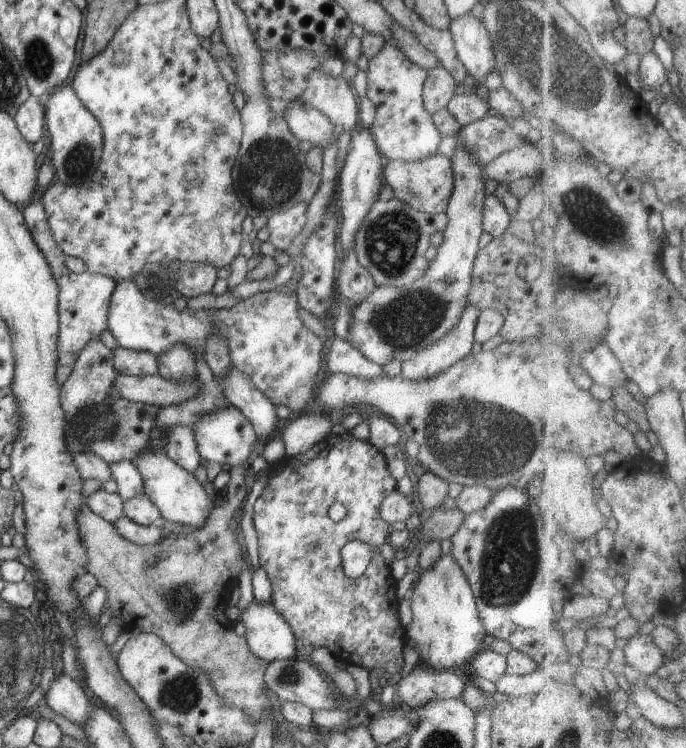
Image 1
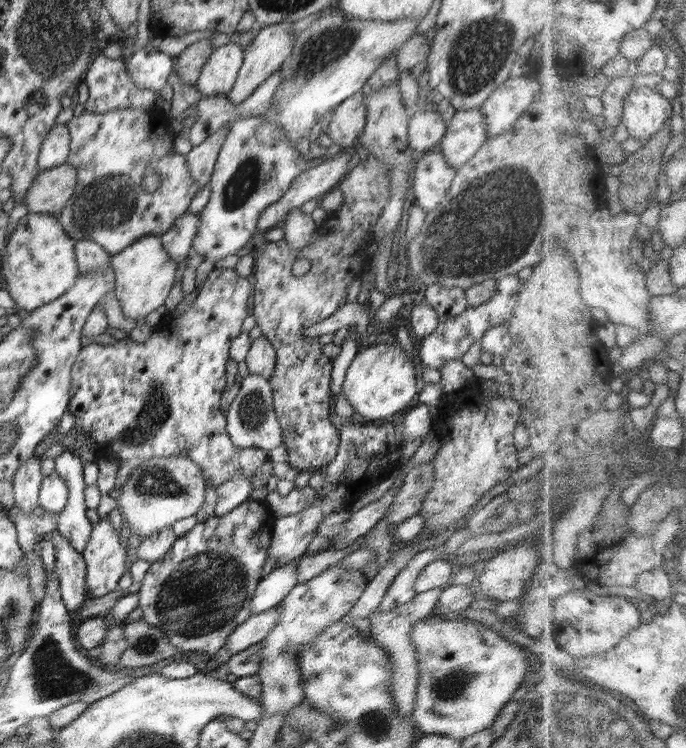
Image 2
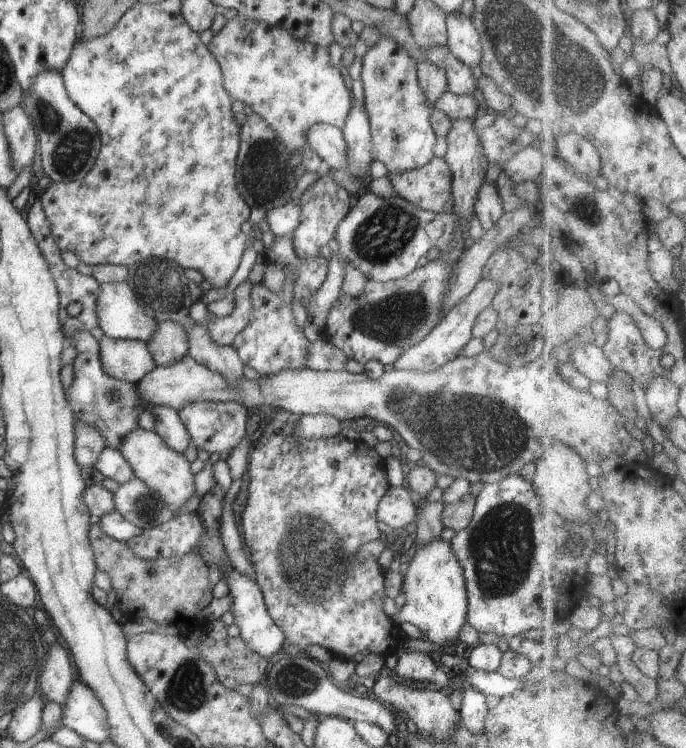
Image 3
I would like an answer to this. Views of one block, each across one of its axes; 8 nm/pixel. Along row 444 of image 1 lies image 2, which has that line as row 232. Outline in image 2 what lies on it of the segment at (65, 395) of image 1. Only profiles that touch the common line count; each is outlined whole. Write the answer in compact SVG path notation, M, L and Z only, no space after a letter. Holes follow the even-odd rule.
M155 105L148 109L118 109L104 114L94 114L92 112L84 111L79 116L73 116L65 125L69 128L71 136L71 149L65 164L73 166L77 170L77 185L75 186L75 192L68 200L65 209L58 217L59 223L64 227L64 230L70 235L73 241L80 239L90 240L90 242L96 242L99 246L102 246L106 253L110 256L114 256L120 253L122 250L126 250L128 246L132 246L132 243L144 236L148 235L163 235L167 230L172 228L174 221L182 216L186 211L189 210L190 203L194 198L194 195L199 191L199 184L192 178L190 174L187 158L185 155L181 155L174 149L174 133L169 129L168 124L168 110L165 105ZM148 169L154 169L160 175L160 184L154 192L146 192L141 186L141 180Z

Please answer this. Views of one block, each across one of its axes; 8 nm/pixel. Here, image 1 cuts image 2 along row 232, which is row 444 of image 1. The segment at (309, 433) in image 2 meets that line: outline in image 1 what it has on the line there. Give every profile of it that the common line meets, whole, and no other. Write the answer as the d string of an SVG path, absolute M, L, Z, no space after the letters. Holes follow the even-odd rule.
M345 431L339 435L328 434L324 441L302 454L284 458L279 464L265 465L260 462L257 466L255 480L266 478L266 486L254 503L253 523L258 537L259 564L271 582L271 605L294 633L298 658L307 658L314 649L324 647L336 660L347 665L355 664L368 671L380 667L392 674L402 671L402 649L407 637L398 615L398 581L392 576L390 564L386 564L380 555L390 528L380 516L379 506L386 495L396 489L397 483L386 464L385 456L375 446ZM336 502L343 504L347 510L346 516L338 522L328 515L328 509ZM350 541L368 543L373 550L365 573L355 579L344 574L341 557L342 547Z

